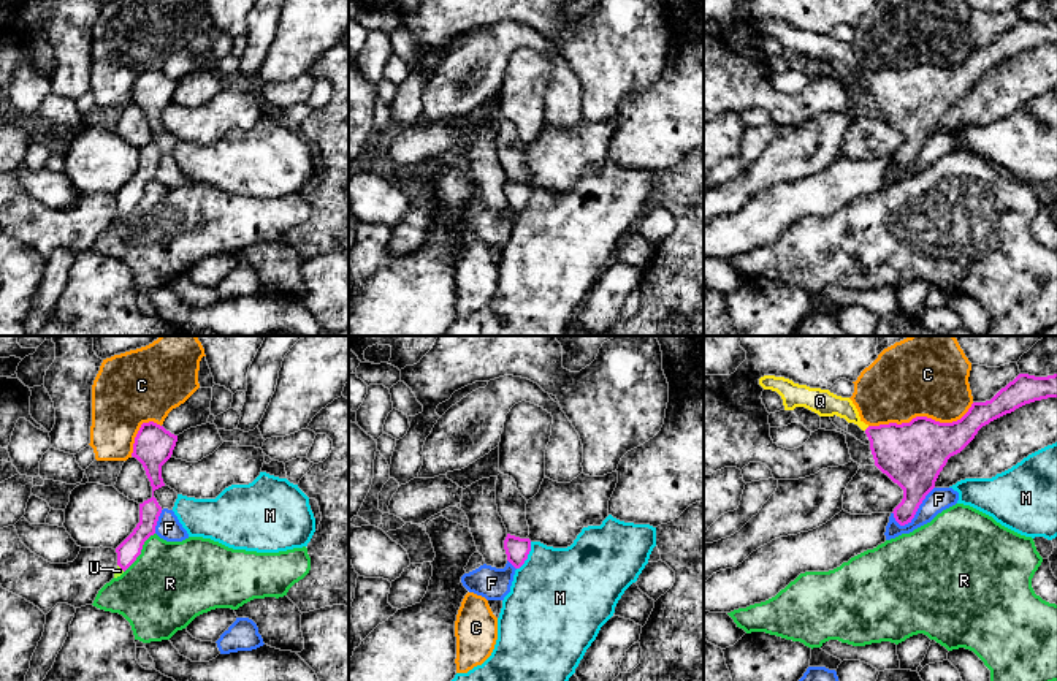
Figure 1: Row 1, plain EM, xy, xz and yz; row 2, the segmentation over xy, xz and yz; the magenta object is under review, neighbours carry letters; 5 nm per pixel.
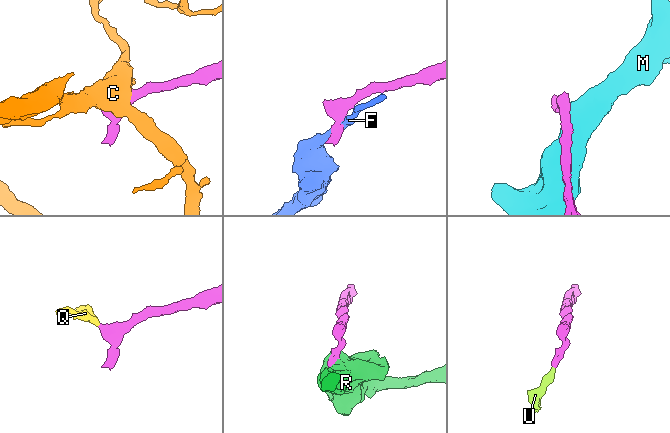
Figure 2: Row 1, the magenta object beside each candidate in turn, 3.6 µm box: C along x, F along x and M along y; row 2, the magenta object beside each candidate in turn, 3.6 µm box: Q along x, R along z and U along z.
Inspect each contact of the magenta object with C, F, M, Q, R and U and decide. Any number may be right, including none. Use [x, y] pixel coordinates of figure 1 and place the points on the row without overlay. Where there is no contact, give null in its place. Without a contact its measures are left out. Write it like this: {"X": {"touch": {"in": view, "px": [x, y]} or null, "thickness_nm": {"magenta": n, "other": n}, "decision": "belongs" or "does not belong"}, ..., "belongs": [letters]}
{"C": {"touch": {"in": "yz", "px": [921, 62]}, "thickness_nm": {"magenta": 320, "other": 360}, "decision": "does not belong"}, "F": {"touch": {"in": "yz", "px": [916, 155]}, "thickness_nm": {"magenta": 280, "other": 120}, "decision": "does not belong"}, "M": {"touch": {"in": "xz", "px": [526, 201]}, "thickness_nm": {"magenta": 120, "other": 480}, "decision": "does not belong"}, "Q": {"touch": {"in": "yz", "px": [867, 73]}, "thickness_nm": {"magenta": 320, "other": 130}, "decision": "belongs"}, "R": {"touch": {"in": "xy", "px": [140, 198]}, "thickness_nm": {"magenta": 110, "other": 420}, "decision": "does not belong"}, "U": {"touch": {"in": "xy", "px": [121, 213]}, "thickness_nm": {"magenta": 110, "other": 40}, "decision": "belongs"}, "belongs": ["Q", "U"]}

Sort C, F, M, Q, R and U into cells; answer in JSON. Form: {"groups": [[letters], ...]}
{"groups": [["C"], ["F"], ["M"], ["Q", "U"], ["R"]]}

